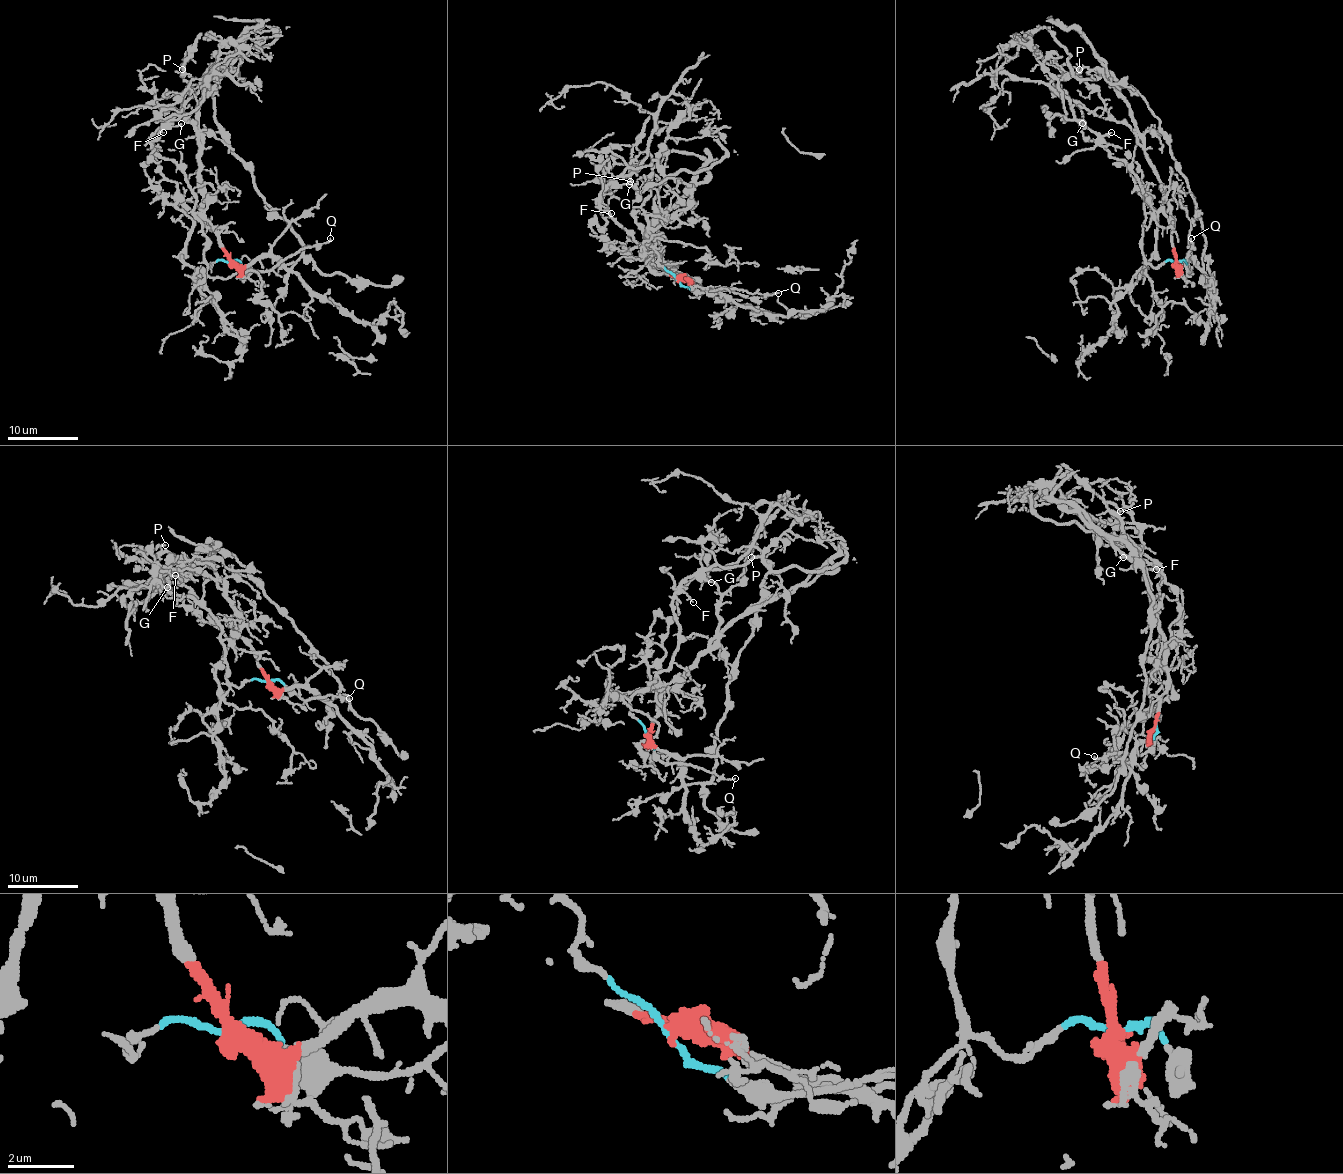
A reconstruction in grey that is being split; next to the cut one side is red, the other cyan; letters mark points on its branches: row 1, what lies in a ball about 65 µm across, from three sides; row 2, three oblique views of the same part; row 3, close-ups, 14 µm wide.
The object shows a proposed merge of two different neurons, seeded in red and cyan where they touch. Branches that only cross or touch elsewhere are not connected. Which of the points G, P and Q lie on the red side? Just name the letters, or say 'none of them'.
G, P

